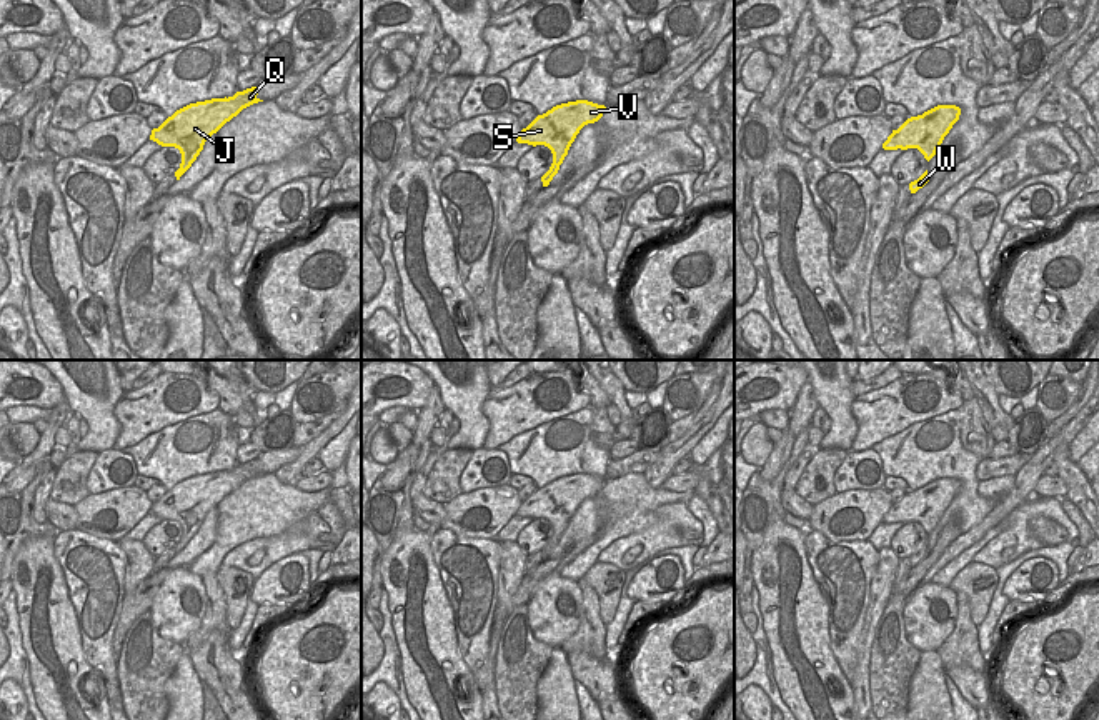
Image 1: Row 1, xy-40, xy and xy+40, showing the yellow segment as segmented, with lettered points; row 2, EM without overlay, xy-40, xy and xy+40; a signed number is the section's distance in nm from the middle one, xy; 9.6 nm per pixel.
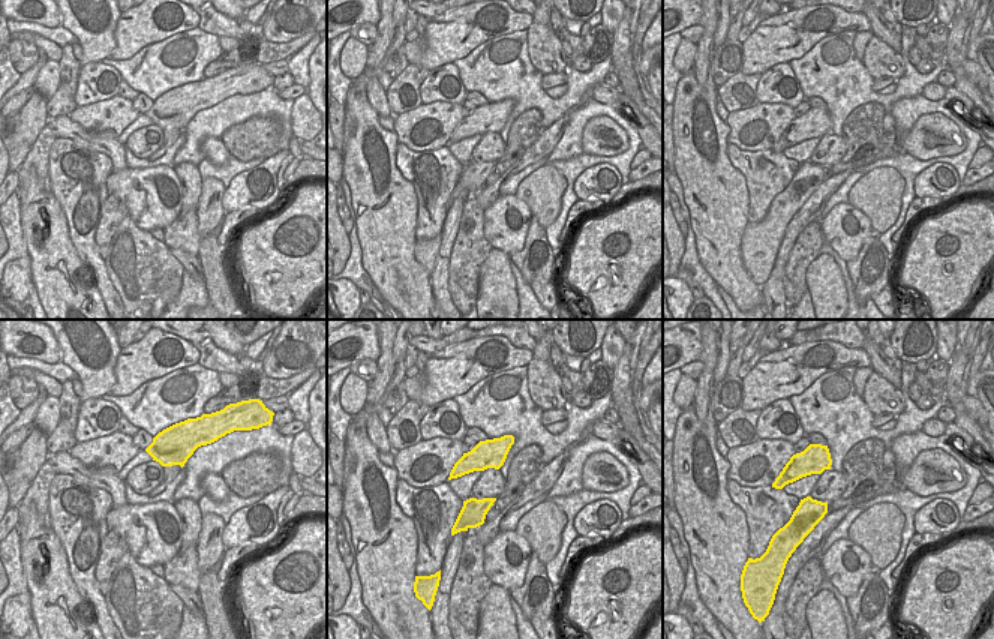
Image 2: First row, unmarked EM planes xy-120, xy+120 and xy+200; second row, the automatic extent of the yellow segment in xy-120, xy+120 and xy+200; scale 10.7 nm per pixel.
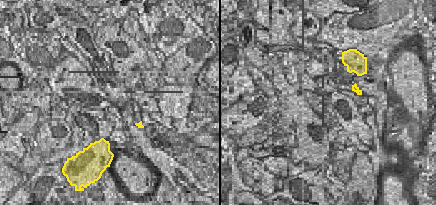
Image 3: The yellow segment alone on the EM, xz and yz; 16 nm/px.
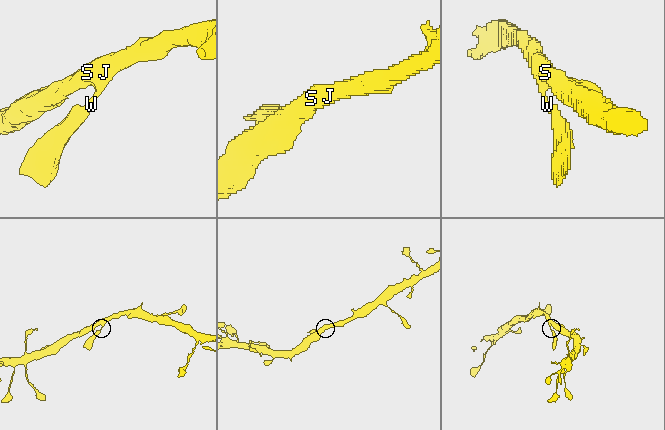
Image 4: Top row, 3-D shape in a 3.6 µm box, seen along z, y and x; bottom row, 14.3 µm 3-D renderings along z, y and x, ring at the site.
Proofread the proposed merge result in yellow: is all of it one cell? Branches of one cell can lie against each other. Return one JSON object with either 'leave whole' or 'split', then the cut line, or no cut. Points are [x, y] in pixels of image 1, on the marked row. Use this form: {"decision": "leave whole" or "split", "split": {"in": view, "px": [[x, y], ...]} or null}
{"decision": "leave whole", "split": null}

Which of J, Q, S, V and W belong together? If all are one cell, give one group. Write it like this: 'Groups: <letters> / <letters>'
Groups: J Q S V W.

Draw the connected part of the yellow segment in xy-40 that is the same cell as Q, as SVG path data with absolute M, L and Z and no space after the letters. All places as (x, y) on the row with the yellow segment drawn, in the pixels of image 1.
M251 87L243 92L236 92L233 97L211 98L205 102L190 103L177 110L168 117L158 128L152 130L150 140L157 142L162 147L175 147L182 153L180 168L175 172L177 180L191 167L200 152L203 150L205 142L216 133L226 122L236 117L243 108L263 102L258 95L260 88Z

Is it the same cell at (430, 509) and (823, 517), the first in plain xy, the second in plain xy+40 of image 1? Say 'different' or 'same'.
different

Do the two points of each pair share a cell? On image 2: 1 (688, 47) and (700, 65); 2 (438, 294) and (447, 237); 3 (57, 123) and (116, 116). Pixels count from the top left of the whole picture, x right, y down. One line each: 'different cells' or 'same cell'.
1: different cells
2: same cell
3: different cells

